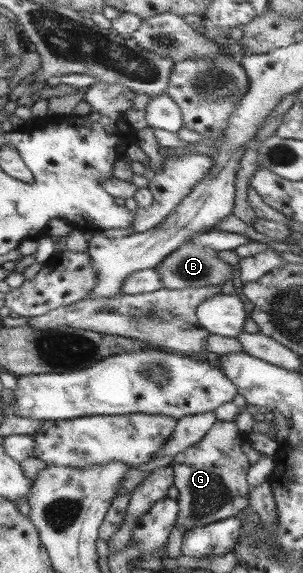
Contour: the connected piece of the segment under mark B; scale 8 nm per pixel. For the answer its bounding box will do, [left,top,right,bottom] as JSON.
[156,242,232,289]

